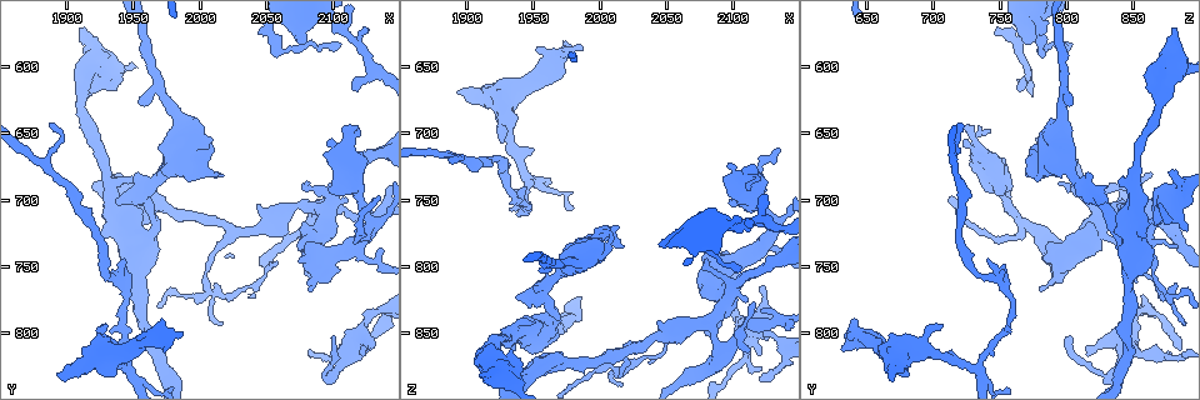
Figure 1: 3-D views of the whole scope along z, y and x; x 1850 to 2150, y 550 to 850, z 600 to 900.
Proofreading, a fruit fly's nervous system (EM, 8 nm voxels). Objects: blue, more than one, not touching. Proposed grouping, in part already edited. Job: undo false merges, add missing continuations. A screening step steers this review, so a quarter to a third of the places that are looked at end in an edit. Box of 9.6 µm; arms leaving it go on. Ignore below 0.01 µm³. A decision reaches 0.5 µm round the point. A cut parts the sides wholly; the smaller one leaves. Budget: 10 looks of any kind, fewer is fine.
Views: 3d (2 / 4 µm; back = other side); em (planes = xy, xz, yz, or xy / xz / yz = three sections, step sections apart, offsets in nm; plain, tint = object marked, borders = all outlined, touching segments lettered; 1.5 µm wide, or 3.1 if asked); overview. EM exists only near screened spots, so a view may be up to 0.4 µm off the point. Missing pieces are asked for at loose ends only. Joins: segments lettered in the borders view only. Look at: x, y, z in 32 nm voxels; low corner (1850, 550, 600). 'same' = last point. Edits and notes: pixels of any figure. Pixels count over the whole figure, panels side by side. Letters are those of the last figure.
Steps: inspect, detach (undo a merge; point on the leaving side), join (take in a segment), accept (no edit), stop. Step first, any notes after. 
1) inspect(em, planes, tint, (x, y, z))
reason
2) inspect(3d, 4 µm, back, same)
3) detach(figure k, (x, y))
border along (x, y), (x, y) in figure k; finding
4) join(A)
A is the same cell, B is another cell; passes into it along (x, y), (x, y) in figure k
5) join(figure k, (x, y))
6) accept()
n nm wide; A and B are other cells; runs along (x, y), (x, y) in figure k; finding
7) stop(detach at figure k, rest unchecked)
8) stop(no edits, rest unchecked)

inspect(3d, 4 µm, back, (2120, 814, 878))

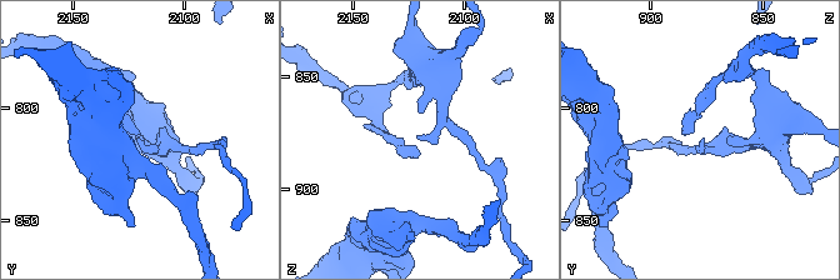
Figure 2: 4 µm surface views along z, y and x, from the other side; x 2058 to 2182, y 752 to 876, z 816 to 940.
inspect(em, xy, step 8, borders, (2120, 813, 877))

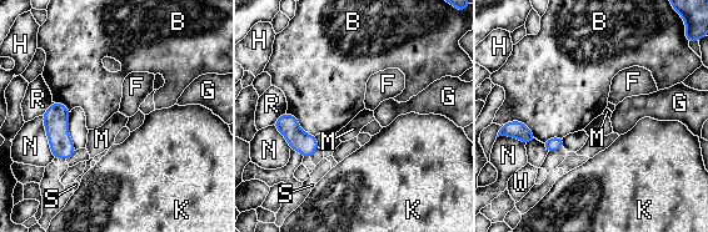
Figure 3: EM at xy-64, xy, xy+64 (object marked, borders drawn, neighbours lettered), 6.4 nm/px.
inspect(em, planes, borders, same)
another direction

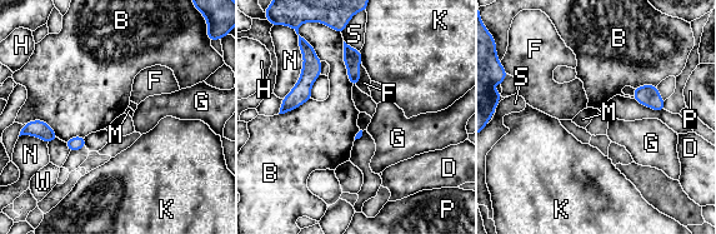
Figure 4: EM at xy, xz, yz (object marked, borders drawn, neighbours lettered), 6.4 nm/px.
accept()
B touches over 240 nm; B, D, F, G, H, K, M, N, P, S and W are other cells; no lettered segment goes on from it

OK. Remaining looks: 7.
inspect(em, planes, borders, (2110, 678, 864))
an open end

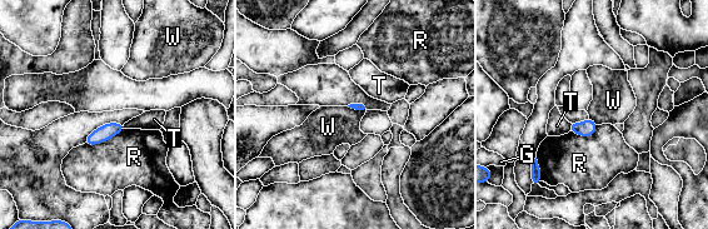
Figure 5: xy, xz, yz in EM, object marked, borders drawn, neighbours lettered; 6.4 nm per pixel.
accept()
G, R, T and W are other cells; border along (589, 117), (597, 124) in figure 5; none of them fits

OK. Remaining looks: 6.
inspect(em, xy, step 8, tint, (2104, 584, 802))
long arm stops here

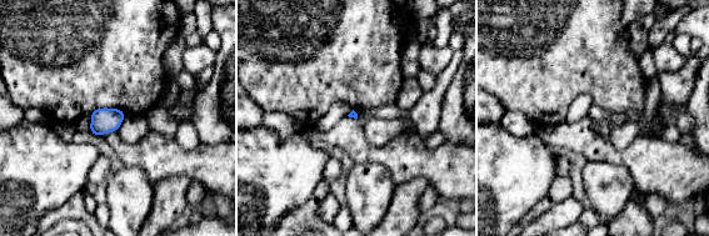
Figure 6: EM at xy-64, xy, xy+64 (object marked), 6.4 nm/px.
inspect(em, planes, borders, same)
another direction

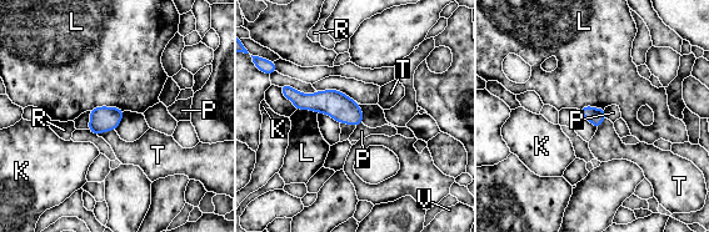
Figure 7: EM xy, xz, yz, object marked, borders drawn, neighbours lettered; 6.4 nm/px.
accept()
L touches over 220 nm; K, L, P, R, T and V are other cells; no lettered segment goes on from it

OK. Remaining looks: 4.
inspect(3d, 4 µm, (1910, 574, 880))
thick end

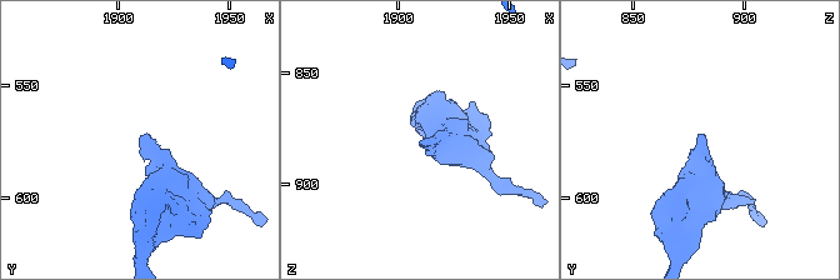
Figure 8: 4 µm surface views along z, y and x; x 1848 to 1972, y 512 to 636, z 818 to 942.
inspect(em, planes, plain, (1910, 573, 880))
now the EM

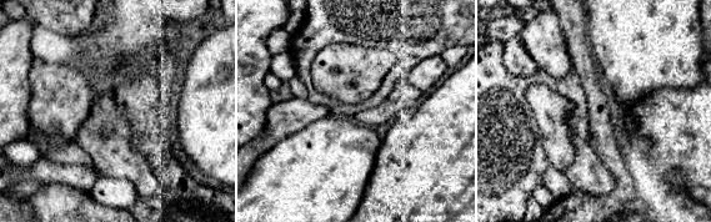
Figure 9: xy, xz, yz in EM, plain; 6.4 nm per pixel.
inspect(em, planes, borders, same)
what lies round it

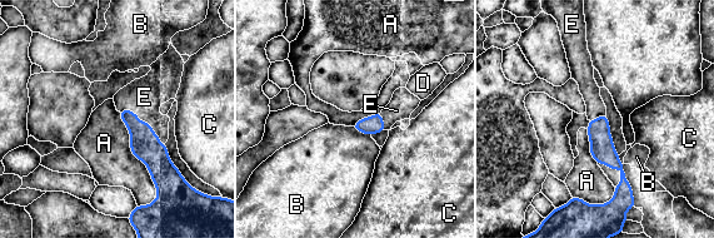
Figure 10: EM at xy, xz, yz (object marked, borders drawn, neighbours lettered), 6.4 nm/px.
join(E)
E is the same cell, A, B, C and D are other cells; the neuron continues

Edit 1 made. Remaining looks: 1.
stop(join at figure 10, rest unchecked)

